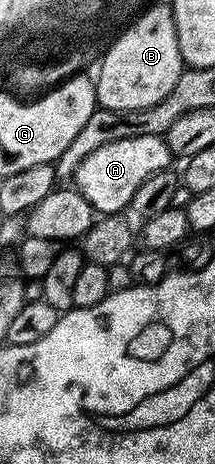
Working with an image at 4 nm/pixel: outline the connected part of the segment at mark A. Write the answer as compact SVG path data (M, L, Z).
M139 135L131 139L115 139L91 151L80 161L73 183L98 214L117 215L124 205L126 208L132 202L139 183L143 183L147 175L155 175L155 171L163 171L170 165L171 154L164 136Z

